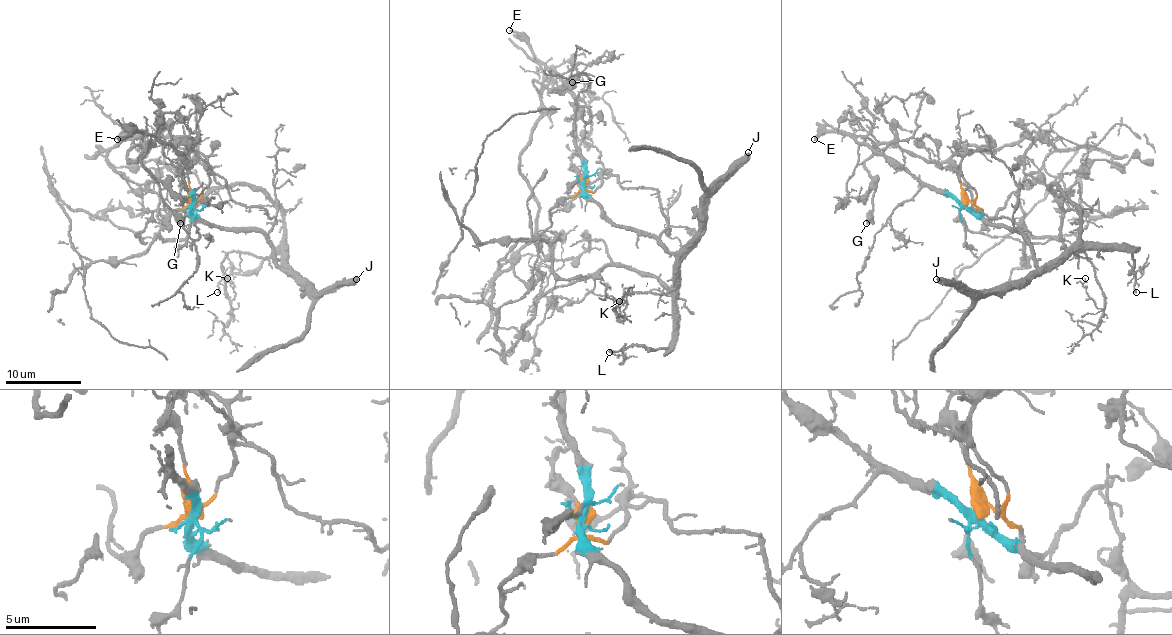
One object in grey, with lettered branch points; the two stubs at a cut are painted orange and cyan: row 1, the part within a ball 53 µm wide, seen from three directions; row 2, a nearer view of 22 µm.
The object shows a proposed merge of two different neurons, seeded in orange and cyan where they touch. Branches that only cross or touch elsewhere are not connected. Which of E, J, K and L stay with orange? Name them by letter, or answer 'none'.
none

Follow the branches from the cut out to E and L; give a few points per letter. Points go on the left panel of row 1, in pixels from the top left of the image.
E: (192, 203), (192, 197), (185, 190), (181, 156), (171, 146), (145, 133), (128, 133), (117, 139)
L: (192, 203), (192, 212), (215, 226), (258, 231), (283, 267), (281, 250), (258, 267), (226, 275), (217, 292)

